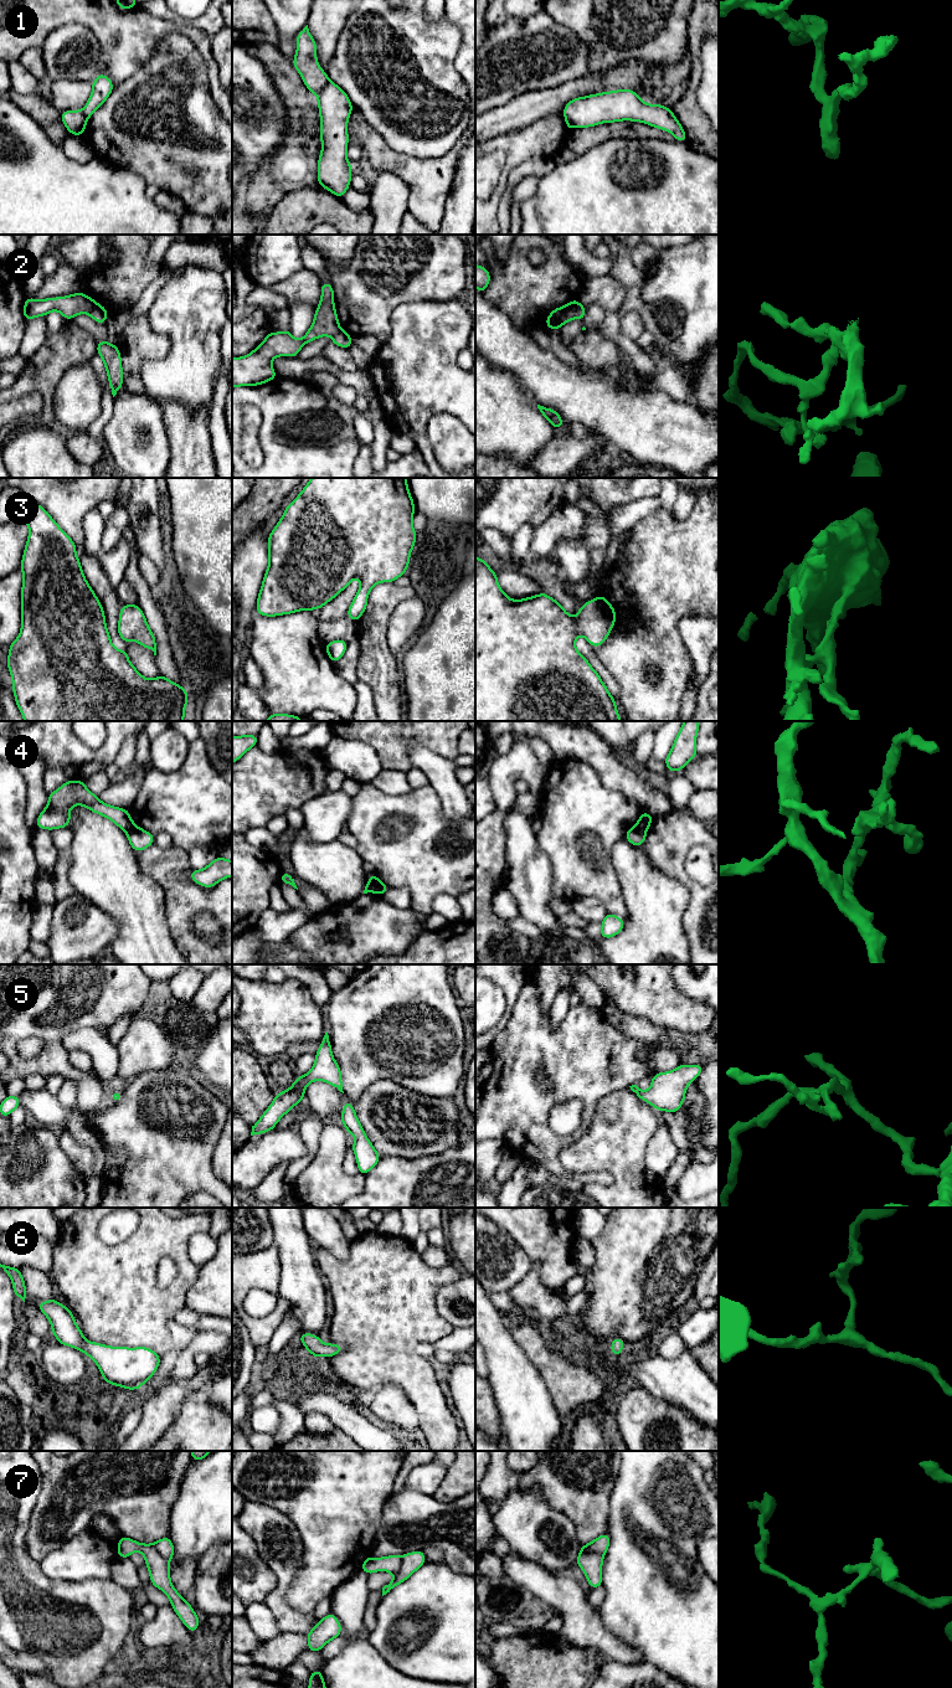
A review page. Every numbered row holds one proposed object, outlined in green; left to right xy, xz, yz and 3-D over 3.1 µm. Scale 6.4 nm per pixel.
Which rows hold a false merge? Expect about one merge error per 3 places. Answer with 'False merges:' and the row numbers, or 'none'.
False merges: 1, 2, 4, 7

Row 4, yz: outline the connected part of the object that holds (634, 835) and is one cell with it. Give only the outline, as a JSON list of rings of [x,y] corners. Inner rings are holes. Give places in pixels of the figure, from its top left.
[[[631,828],[627,830],[624,838],[633,844],[634,846],[639,846],[644,844],[647,837],[647,830],[638,829],[638,828]]]

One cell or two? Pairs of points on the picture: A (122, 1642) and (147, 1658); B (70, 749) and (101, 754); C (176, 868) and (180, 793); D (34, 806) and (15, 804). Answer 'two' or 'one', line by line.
A: two
B: one
C: two
D: two

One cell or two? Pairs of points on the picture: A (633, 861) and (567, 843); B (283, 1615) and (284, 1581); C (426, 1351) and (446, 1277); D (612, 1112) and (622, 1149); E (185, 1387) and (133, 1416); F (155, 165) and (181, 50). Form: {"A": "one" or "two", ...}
{"A": "two", "B": "one", "C": "two", "D": "one", "E": "two", "F": "one"}

